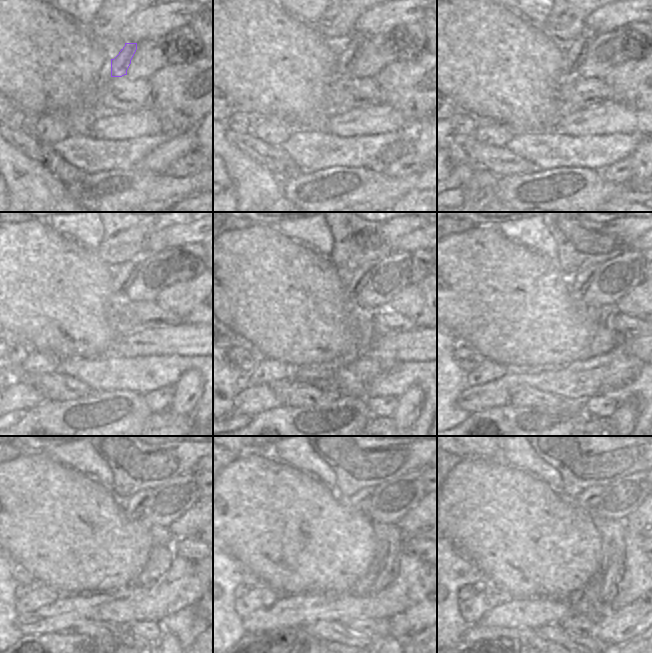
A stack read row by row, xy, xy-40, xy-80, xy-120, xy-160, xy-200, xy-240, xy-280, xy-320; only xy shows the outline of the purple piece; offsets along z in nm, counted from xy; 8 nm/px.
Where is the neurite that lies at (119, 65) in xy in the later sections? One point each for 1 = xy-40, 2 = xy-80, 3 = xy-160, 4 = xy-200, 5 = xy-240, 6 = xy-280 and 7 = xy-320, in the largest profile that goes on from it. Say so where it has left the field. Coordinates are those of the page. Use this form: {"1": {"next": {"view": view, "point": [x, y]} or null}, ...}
{"1": {"next": {"view": "xy-40", "point": [346, 61]}}, "2": {"next": {"view": "xy-80", "point": [574, 57]}}, "3": {"next": {"view": "xy-160", "point": [359, 278]}}, "4": {"next": {"view": "xy-200", "point": [582, 280]}}, "5": {"next": {"view": "xy-240", "point": [133, 506]}}, "6": {"next": {"view": "xy-280", "point": [361, 501]}}, "7": {"next": {"view": "xy-320", "point": [589, 498]}}}

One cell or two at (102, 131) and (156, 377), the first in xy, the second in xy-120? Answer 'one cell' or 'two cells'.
two cells

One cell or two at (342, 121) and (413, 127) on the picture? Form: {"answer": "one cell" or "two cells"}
{"answer": "one cell"}

